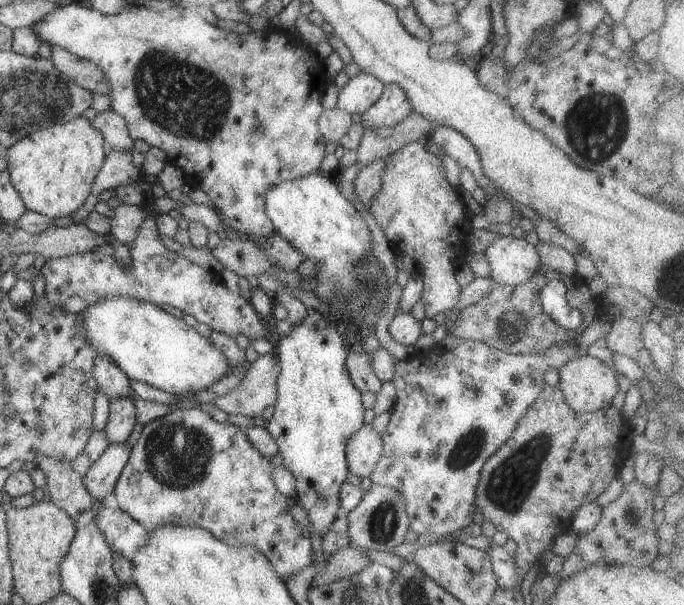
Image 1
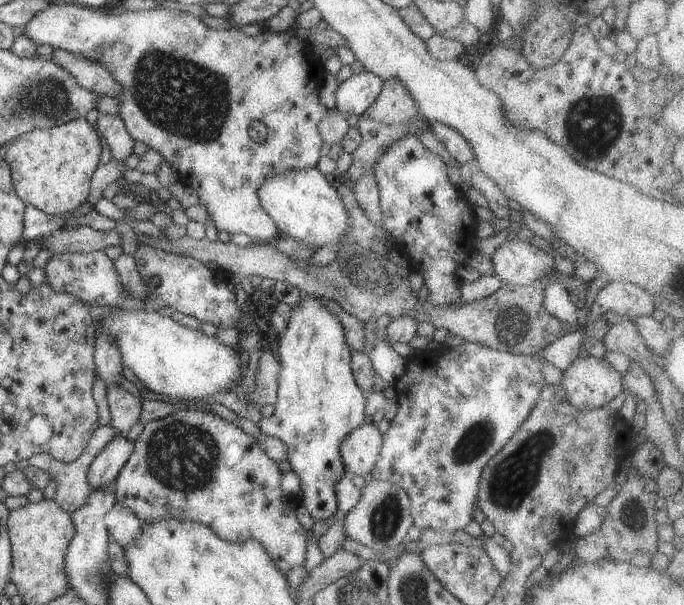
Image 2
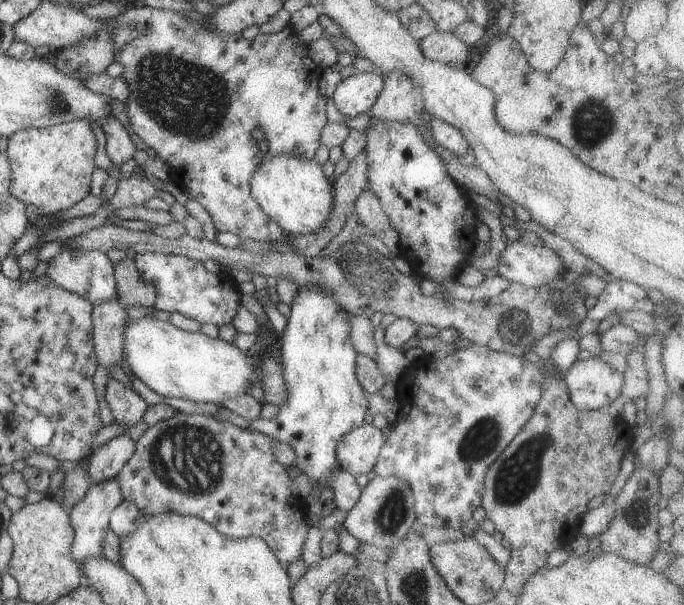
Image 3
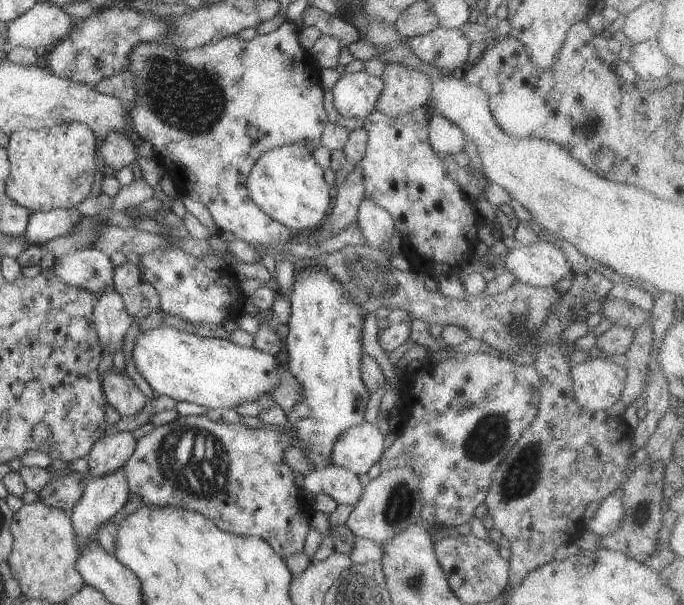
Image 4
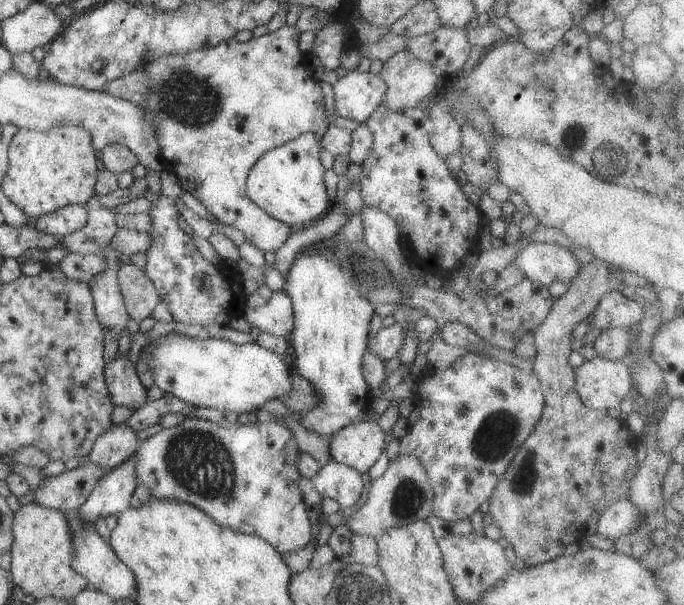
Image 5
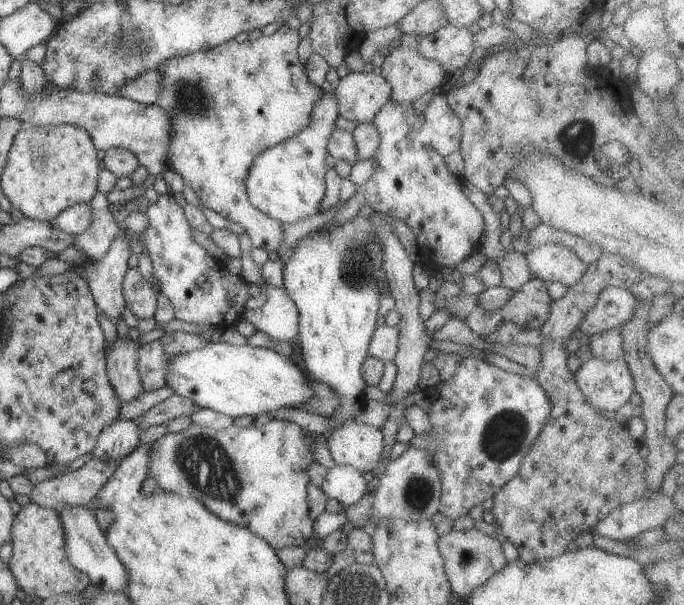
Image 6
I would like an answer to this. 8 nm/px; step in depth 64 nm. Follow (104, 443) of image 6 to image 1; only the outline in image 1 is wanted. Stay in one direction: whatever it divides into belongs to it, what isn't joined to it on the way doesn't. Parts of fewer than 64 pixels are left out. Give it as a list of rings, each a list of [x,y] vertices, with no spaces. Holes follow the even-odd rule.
[[[114,442],[108,445],[104,454],[90,466],[84,476],[84,486],[93,500],[111,498],[114,486],[132,452],[128,442]]]

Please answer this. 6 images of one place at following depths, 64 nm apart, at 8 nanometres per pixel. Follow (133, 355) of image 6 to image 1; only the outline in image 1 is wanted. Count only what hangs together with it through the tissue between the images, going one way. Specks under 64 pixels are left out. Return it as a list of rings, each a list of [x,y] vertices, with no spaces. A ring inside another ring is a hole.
[[[128,396],[110,398],[109,418],[104,429],[108,442],[126,442],[136,422],[136,406]]]

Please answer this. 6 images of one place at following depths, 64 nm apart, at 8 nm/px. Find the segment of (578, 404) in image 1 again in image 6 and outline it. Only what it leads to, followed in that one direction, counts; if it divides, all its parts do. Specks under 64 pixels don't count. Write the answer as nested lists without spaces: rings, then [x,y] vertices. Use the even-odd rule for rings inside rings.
[[[592,357],[575,372],[578,388],[596,410],[617,411],[635,391],[633,376],[623,357],[607,361]]]

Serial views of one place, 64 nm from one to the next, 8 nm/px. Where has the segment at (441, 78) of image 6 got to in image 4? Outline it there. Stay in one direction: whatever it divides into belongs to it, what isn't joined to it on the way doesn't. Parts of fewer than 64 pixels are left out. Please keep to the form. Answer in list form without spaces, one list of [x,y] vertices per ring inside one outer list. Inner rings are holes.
[[[388,62],[381,77],[384,90],[376,102],[376,111],[396,118],[428,105],[432,84],[426,72]]]

